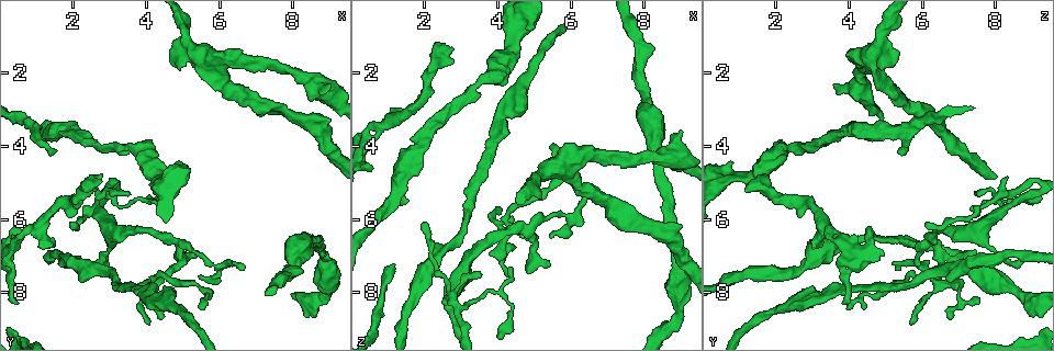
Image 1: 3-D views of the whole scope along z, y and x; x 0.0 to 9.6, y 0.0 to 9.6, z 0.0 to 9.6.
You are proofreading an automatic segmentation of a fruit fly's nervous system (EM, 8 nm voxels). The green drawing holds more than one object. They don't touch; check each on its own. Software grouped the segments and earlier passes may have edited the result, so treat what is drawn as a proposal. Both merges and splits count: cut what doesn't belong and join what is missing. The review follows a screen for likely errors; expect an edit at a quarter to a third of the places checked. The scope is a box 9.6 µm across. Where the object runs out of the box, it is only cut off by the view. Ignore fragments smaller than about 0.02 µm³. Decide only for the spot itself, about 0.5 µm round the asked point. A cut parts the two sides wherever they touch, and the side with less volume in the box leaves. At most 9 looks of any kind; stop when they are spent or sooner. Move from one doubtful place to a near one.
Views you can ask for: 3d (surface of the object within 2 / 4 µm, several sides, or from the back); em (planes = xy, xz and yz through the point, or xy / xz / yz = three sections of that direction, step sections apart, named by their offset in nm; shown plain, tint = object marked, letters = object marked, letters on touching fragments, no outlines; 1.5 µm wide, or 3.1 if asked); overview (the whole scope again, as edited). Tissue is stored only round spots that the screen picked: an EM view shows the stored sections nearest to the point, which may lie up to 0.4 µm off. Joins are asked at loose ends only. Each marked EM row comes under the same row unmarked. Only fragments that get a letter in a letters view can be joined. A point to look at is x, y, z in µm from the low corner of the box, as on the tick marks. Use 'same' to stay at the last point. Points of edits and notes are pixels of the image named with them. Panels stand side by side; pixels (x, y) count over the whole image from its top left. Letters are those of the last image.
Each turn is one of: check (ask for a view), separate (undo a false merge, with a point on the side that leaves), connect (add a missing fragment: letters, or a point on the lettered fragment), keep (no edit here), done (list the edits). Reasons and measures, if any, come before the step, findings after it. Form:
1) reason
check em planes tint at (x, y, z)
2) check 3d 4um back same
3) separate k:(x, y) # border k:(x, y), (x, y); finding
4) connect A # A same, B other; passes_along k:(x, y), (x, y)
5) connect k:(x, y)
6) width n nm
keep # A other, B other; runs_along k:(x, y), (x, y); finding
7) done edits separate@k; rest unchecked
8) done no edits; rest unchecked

branch stops here
check em xy step 8 tint at (5.50, 8.50, 3.95)

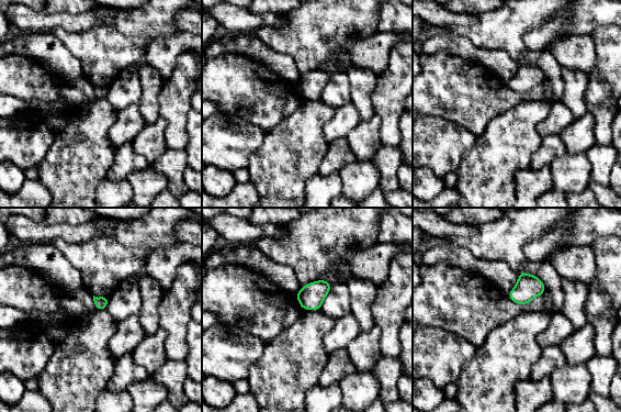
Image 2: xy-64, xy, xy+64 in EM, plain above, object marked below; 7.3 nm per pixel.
another direction
check em planes tint same

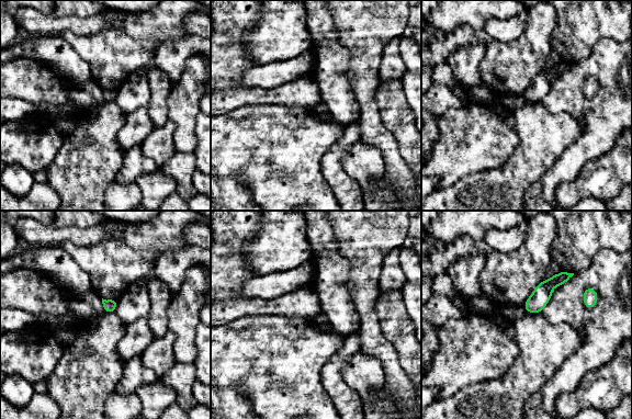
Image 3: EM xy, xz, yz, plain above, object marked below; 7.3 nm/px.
see the neighbours
check em planes letters same

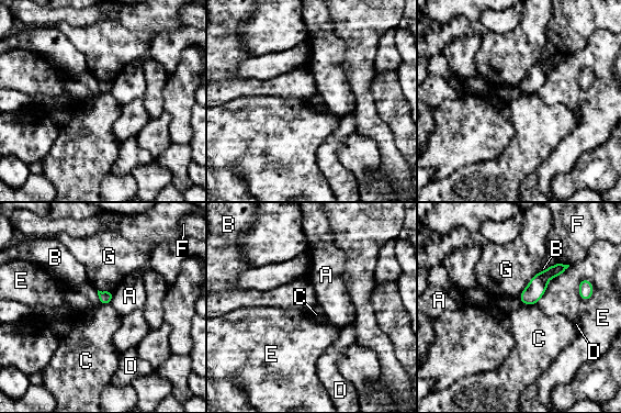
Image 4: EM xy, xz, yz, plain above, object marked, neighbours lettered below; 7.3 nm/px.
keep # A other, B other, C other, D other, E other, F other, G other; border 4:(522, 303), (534, 304); none of them fits

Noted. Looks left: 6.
free end
check em yz step 4 letters at (4.75, 1.40, 5.40)

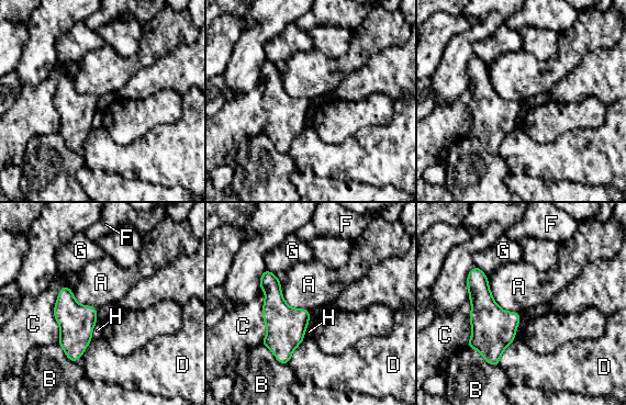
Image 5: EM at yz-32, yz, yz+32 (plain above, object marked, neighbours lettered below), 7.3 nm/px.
check em planes letters same

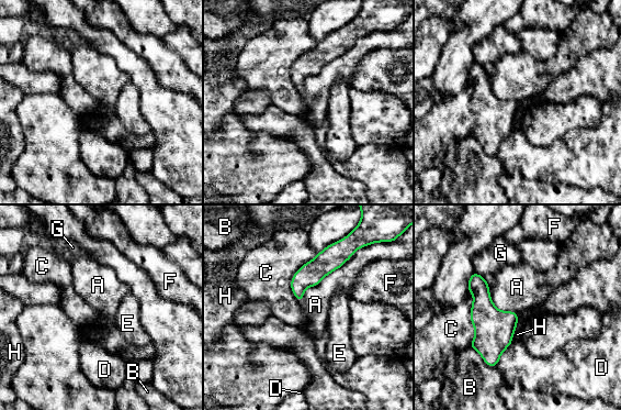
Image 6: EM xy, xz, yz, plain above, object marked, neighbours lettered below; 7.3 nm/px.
keep # A other, B other, C other, D other, E other, F other, G other, H other; runs_along 6:(346, 256), (324, 263), (297, 295); no lettered fragment goes on from it

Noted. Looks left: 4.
free end
check em xy step 8 letters at (1.55, 4.05, 5.55)

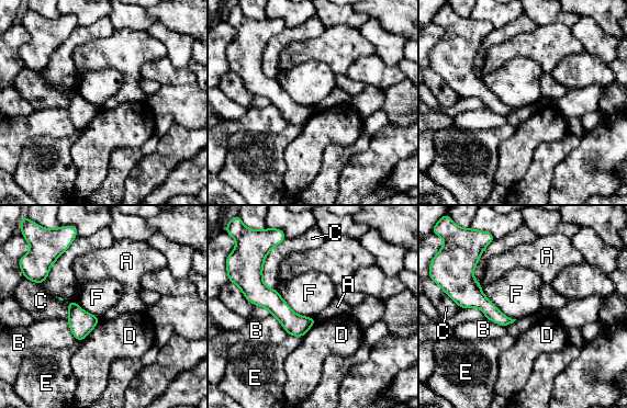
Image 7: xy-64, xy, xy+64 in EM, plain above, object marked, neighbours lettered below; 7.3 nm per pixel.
keep # A other, B other, C other, D other, E other, F other; border 7:(276, 288), (294, 312), (315, 319); none of them fits

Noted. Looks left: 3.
free end
check 3d 4um at (3.75, 7.80, 6.95)

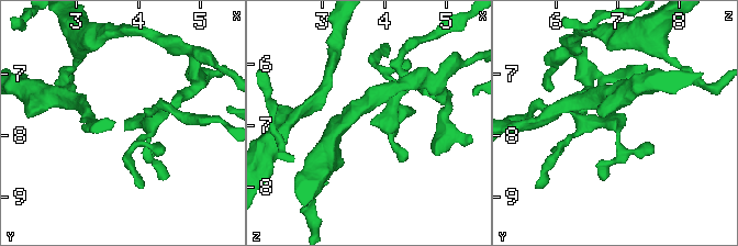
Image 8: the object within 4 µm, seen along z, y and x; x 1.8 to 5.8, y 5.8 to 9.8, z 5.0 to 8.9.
shape alone is not enough
check em planes letters at (3.75, 7.80, 7.00)

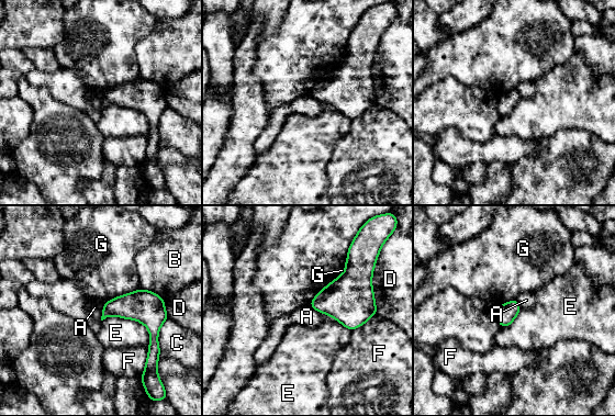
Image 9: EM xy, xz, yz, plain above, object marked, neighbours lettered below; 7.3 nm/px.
width 140 nm
keep # A other, B other, C other, D other, E other, F other, G other; border 9:(112, 299), (104, 304), (100, 319); no lettered fragment goes on from it

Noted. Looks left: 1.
done no edits; rest unchecked

